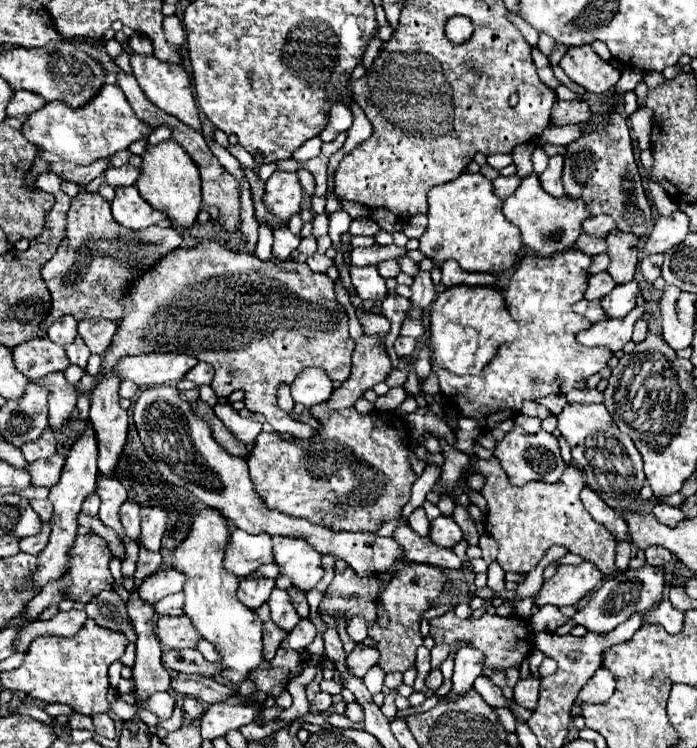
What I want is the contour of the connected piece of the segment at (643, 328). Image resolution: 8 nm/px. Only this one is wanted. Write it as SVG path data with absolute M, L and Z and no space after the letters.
M646 310L646 312L636 320L636 324L634 324L634 336L632 336L632 342L634 342L634 344L638 344L638 342L642 342L642 340L646 338L646 334L648 334L648 322L650 322L650 312Z

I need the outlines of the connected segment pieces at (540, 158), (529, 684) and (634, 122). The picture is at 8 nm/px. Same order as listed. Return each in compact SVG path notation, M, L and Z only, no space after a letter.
M538 146L534 152L532 152L532 166L534 166L534 172L540 174L548 164L548 154Z
M530 674L526 678L520 678L514 686L514 702L534 710L536 702L538 702L538 688L540 688L540 678Z
M647 107L639 108L629 119L633 134L640 150L651 147L651 134L653 125L653 112Z

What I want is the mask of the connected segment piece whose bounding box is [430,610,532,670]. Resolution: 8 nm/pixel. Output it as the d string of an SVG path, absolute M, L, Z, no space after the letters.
M450 610L448 614L430 620L430 634L434 636L434 640L438 644L446 642L452 648L456 648L456 644L460 640L472 640L470 646L474 646L474 648L484 652L484 656L486 656L484 664L488 668L492 668L492 670L508 670L510 666L520 668L520 662L530 654L530 646L532 646L532 642L528 640L532 636L528 622L520 620L516 616L500 618L500 616L484 614L482 618L476 618L476 620L460 620Z

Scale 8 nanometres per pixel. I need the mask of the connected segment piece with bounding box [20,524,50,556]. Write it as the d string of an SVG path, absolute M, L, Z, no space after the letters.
M44 524L38 534L20 540L20 550L26 552L26 554L34 554L34 556L36 556L38 552L42 552L42 550L46 548L46 544L48 544L48 534L50 534L50 524Z

